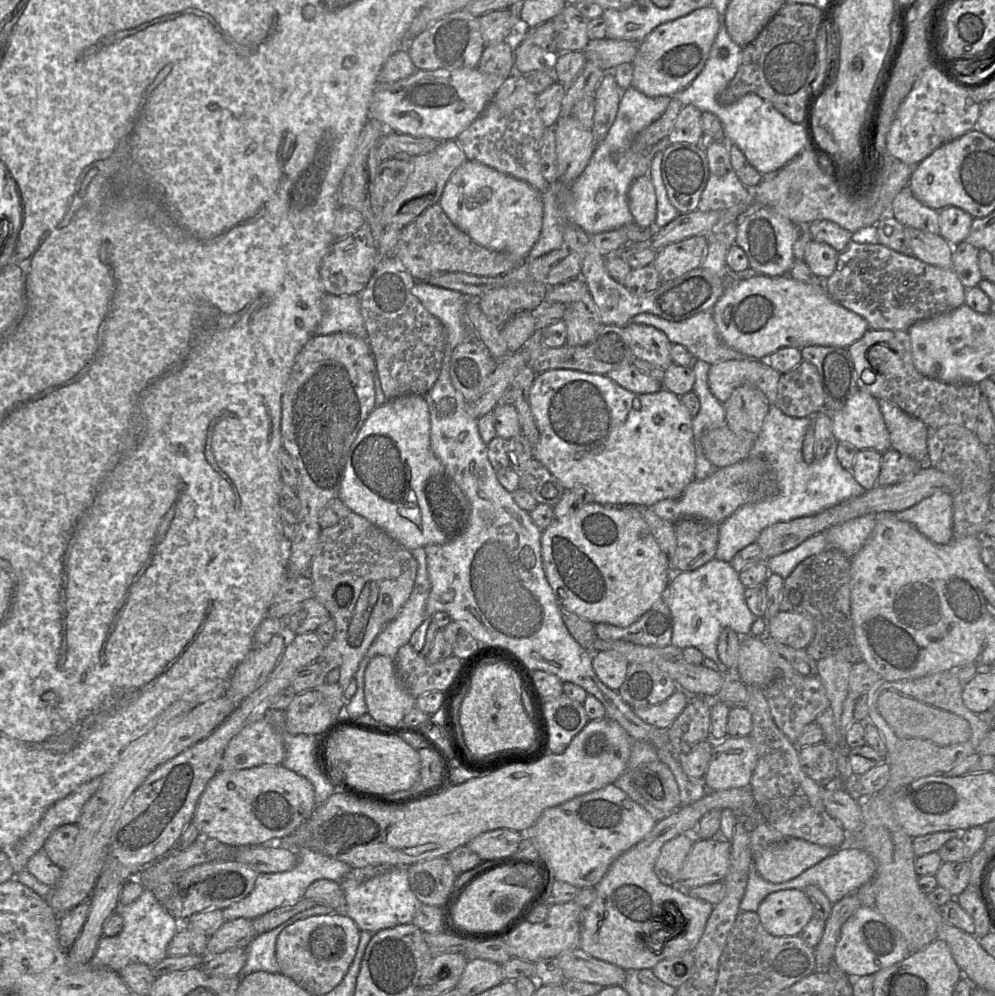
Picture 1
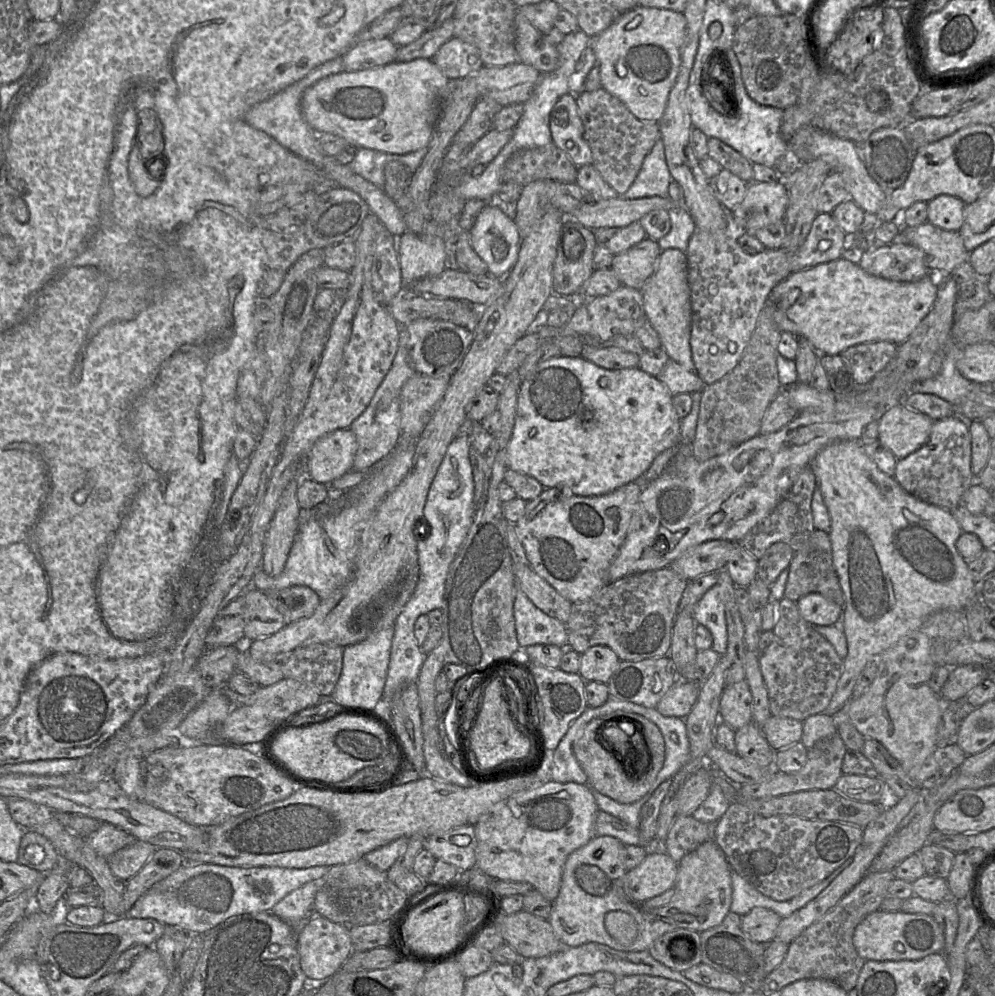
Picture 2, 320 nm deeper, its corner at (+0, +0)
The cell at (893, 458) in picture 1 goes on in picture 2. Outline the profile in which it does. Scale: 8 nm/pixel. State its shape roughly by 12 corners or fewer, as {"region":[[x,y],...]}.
{"region":[[967,421],[933,423],[896,463],[910,495],[952,511],[976,477]]}

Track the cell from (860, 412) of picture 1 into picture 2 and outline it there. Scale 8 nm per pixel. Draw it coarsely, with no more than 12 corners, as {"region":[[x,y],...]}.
{"region":[[899,403],[878,441],[900,460],[926,444],[935,421]]}

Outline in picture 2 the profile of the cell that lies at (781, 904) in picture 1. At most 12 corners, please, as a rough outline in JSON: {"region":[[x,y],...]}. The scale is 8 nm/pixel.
{"region":[[757,907],[741,917],[751,940],[773,941],[781,919]]}

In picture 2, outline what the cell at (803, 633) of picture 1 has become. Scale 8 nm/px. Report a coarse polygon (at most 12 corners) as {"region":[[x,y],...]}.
{"region":[[819,593],[797,602],[812,625],[840,628],[843,607]]}

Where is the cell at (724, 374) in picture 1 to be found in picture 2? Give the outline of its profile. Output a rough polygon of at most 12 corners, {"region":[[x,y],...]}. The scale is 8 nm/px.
{"region":[[671,358],[656,377],[673,396],[700,392],[697,373]]}

